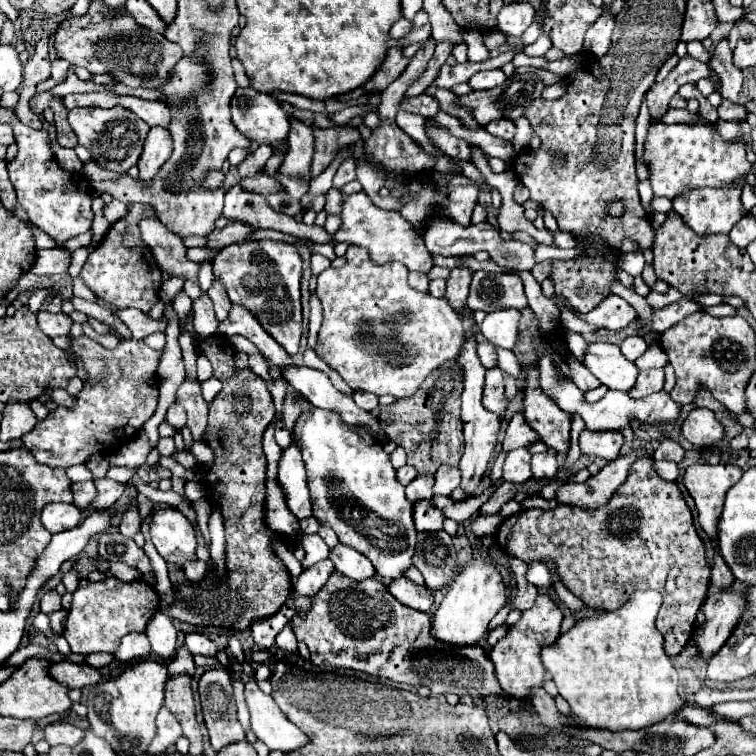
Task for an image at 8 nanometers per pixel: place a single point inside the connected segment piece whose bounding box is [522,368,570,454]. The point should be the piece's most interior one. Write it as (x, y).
(553, 426)

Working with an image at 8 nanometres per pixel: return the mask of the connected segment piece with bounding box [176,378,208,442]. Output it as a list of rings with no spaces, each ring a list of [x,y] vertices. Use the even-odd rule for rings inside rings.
[[[184,380],[184,384],[176,392],[176,402],[184,406],[188,412],[186,426],[192,432],[192,438],[196,442],[204,442],[202,436],[206,432],[206,418],[208,418],[208,402],[202,398],[200,382],[198,380]]]

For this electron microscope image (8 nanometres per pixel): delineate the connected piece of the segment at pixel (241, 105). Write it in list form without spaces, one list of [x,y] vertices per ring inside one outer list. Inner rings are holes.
[[[238,88],[232,100],[232,124],[250,142],[274,144],[286,140],[290,124],[282,104],[254,88]]]

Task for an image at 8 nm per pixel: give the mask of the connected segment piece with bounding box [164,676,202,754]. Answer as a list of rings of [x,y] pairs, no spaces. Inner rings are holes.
[[[174,676],[166,684],[166,708],[182,724],[184,736],[190,740],[190,754],[202,754],[202,732],[196,720],[196,704],[192,696],[190,676]]]

